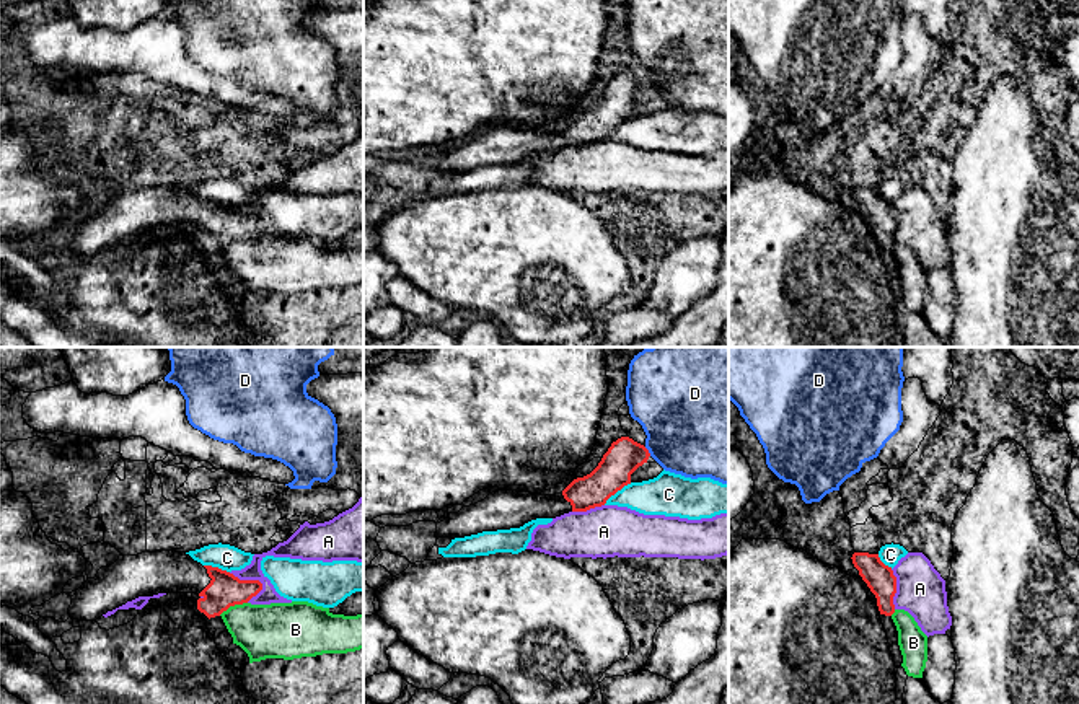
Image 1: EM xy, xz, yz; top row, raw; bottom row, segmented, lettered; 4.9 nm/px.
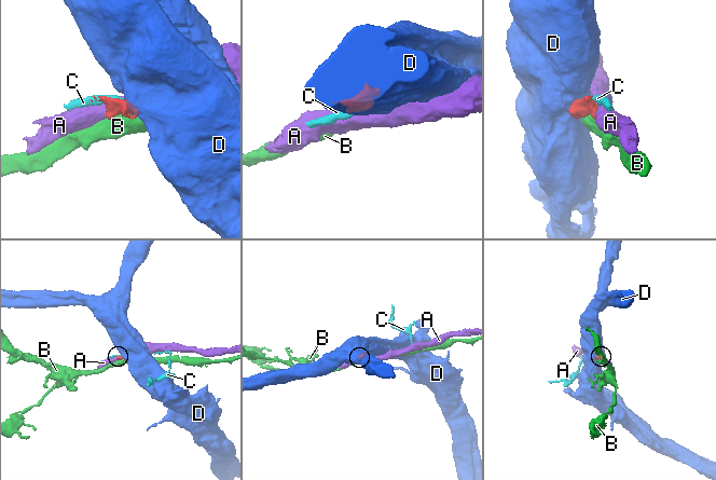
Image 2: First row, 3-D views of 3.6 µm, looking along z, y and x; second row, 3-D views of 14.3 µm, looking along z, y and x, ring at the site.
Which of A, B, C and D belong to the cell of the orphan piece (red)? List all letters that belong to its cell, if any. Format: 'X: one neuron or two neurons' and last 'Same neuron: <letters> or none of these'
A: two neurons
B: two neurons
C: two neurons
D: two neurons
Same neuron: none of these

